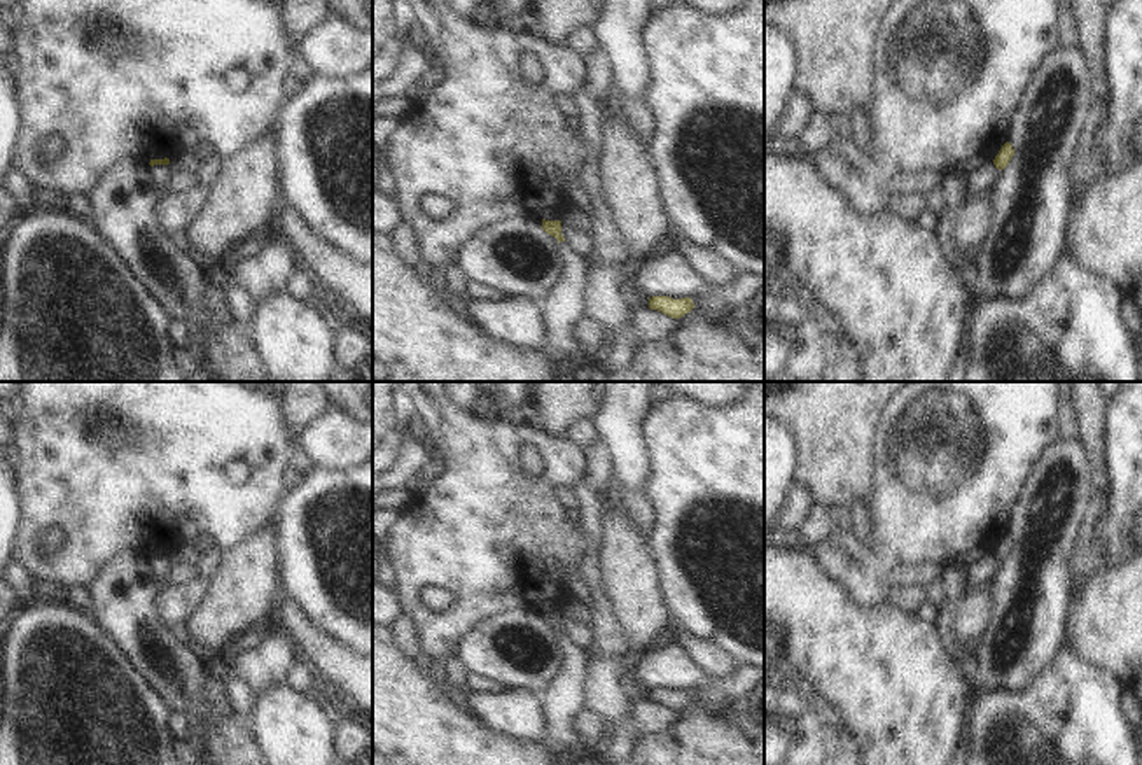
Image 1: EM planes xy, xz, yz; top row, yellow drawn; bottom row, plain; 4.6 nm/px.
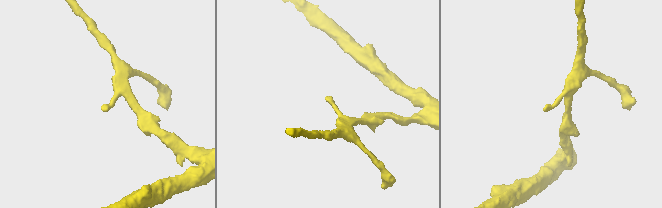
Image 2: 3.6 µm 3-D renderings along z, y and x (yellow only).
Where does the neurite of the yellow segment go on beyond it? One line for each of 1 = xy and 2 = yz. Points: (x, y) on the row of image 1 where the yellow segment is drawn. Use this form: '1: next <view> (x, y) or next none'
1: next none
2: next none

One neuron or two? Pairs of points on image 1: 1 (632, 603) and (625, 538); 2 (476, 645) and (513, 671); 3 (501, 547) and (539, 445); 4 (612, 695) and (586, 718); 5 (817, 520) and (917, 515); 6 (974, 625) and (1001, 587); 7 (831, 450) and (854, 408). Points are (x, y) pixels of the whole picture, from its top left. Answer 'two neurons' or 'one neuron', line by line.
1: one neuron
2: one neuron
3: one neuron
4: two neurons
5: two neurons
6: two neurons
7: one neuron

